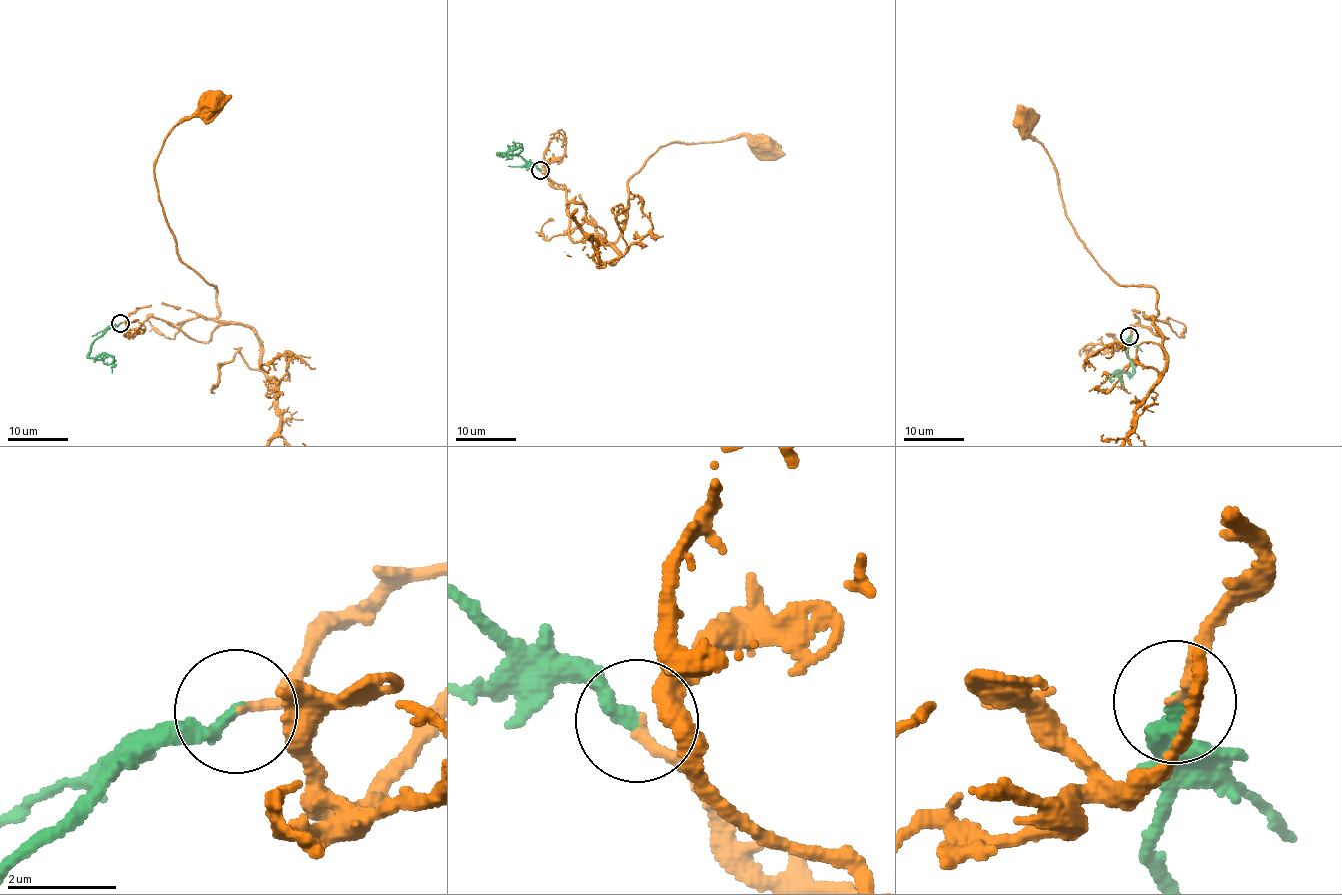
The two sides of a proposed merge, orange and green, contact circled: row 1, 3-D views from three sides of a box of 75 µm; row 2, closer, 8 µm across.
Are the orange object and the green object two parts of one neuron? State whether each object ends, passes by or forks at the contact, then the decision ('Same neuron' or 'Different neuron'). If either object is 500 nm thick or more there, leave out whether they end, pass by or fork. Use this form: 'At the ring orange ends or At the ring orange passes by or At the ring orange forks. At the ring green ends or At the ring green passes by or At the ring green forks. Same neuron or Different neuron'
At the ring orange ends. At the ring green ends. Same neuron

